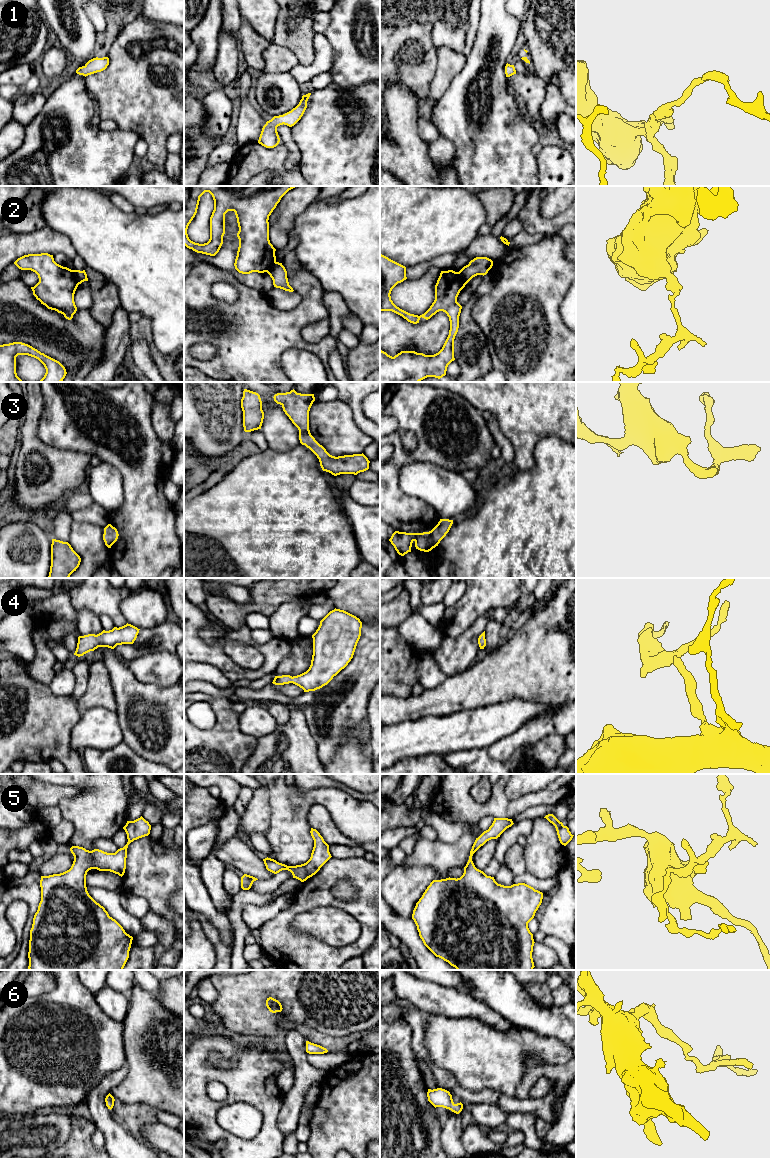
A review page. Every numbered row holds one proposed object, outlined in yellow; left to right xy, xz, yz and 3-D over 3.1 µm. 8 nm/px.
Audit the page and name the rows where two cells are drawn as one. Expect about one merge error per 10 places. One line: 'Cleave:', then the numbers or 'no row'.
Cleave: 2

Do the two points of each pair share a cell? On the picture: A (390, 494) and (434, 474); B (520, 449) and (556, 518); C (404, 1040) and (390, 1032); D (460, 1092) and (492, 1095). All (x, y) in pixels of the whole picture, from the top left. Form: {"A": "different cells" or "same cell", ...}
{"A": "different cells", "B": "different cells", "C": "same cell", "D": "same cell"}

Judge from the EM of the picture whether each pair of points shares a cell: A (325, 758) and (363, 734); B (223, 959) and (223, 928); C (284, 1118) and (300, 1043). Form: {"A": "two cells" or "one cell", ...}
{"A": "two cells", "B": "two cells", "C": "one cell"}

